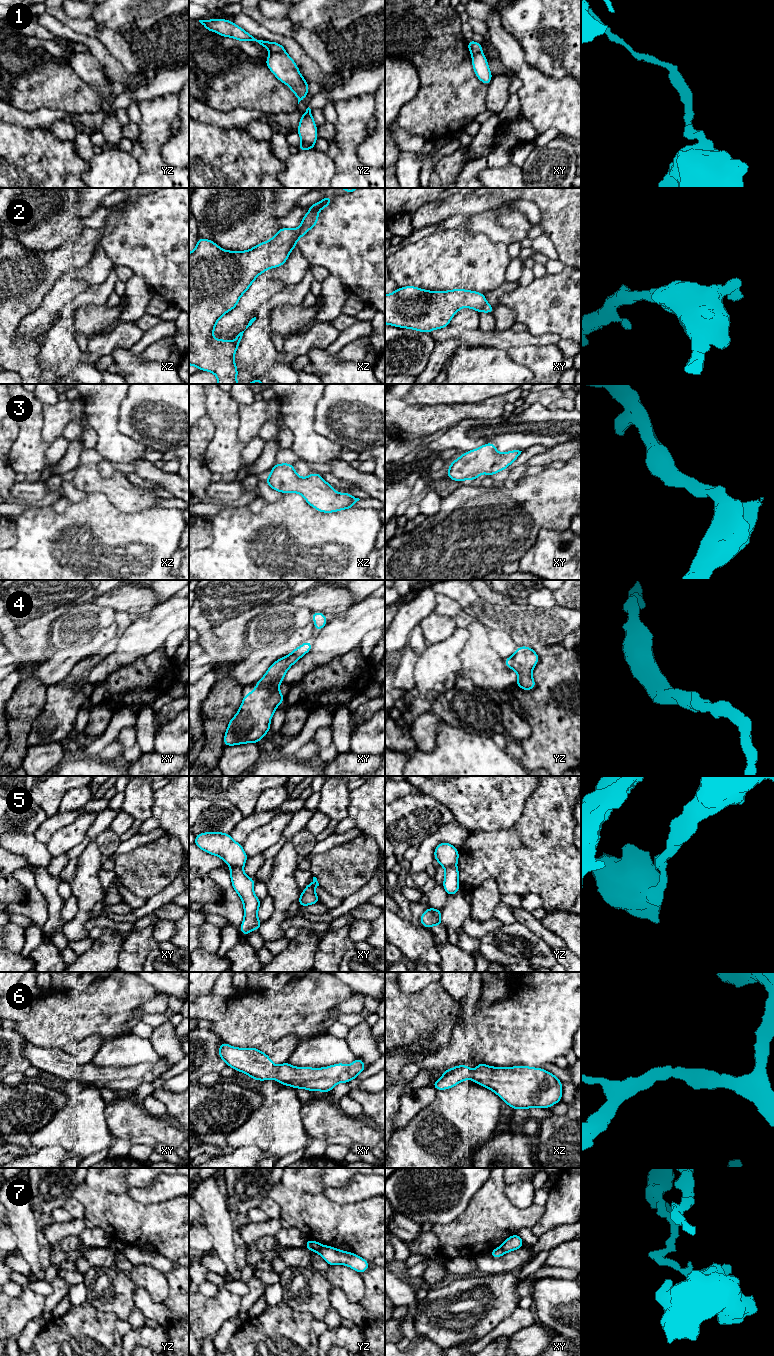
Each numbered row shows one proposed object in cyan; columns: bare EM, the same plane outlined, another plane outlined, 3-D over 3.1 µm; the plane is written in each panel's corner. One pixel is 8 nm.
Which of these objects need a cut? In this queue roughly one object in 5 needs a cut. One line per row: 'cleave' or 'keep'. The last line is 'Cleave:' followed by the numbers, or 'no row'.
1: cleave
2: keep
3: keep
4: keep
5: cleave
6: keep
7: cleave
Cleave: 1, 5, 7

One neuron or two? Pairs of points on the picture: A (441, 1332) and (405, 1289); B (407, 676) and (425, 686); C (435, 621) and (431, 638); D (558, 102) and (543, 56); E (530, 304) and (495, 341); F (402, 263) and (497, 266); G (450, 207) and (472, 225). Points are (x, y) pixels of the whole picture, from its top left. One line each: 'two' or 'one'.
A: two
B: two
C: one
D: two
E: two
F: one
G: two

